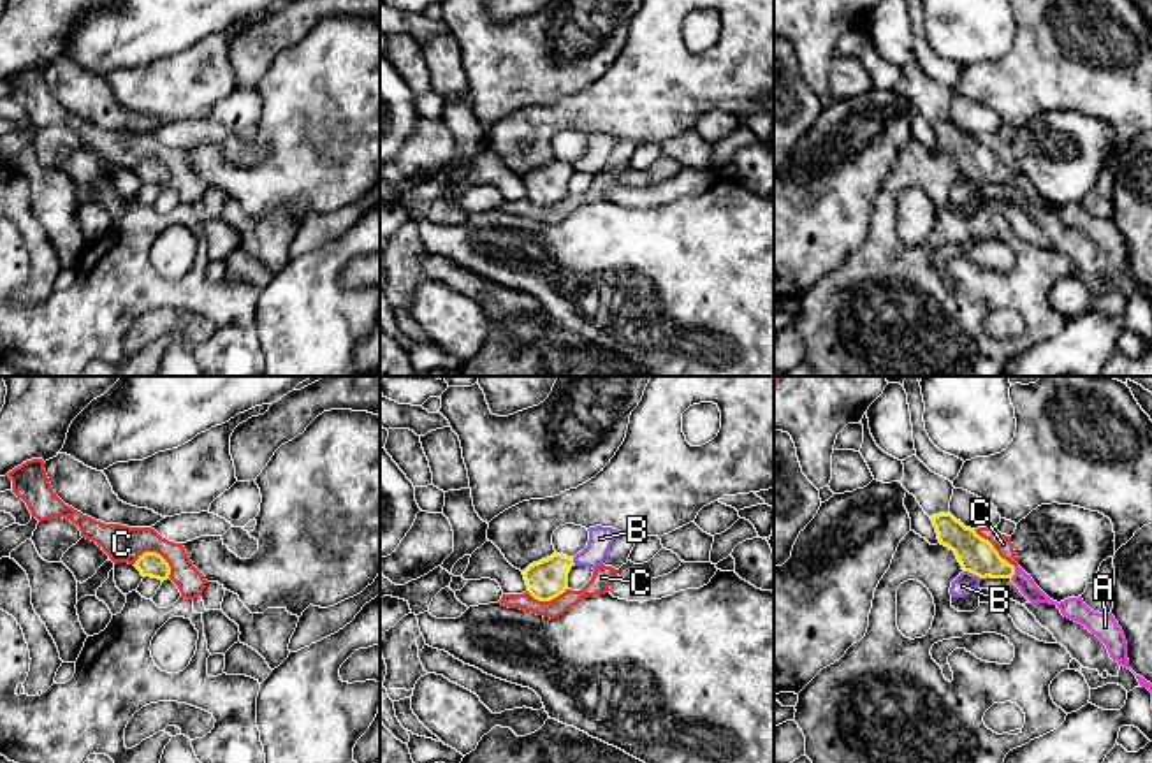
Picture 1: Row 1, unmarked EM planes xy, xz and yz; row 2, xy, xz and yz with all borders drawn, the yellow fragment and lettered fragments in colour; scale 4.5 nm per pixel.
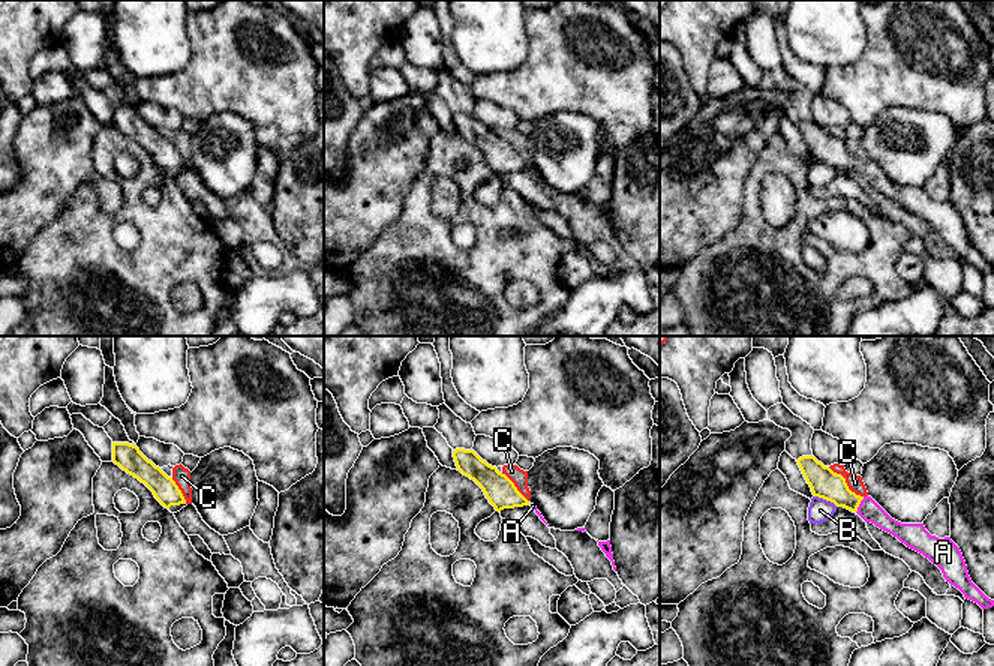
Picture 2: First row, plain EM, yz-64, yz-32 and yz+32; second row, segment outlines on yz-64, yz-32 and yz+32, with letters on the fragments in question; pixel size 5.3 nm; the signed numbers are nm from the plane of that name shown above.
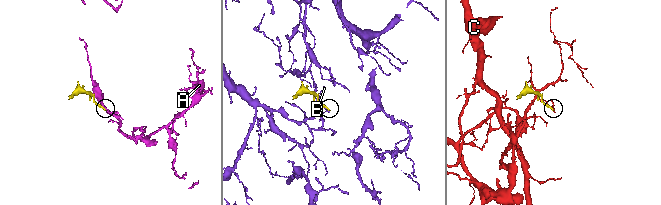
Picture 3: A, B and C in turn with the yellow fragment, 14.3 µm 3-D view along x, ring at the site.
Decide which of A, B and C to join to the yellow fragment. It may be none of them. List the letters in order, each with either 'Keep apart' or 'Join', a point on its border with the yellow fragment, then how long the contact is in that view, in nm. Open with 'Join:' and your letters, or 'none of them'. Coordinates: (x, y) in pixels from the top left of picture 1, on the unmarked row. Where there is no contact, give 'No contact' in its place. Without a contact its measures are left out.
Join: A
A: Join. Touches yellow at yz (1013, 178). Shared border 60 nm
B: Keep apart. Touches yellow at yz (973, 180). Shared border 90 nm
C: Keep apart. Touches yellow at xy (159, 160). Shared border 190 nm

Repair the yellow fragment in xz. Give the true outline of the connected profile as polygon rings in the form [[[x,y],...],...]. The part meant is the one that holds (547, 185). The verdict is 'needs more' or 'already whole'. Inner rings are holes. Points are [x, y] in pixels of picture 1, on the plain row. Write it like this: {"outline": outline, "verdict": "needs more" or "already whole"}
{"outline": [[[554,158],[550,164],[529,171],[522,181],[528,199],[538,207],[550,207],[568,195],[573,164]]], "verdict": "already whole"}

